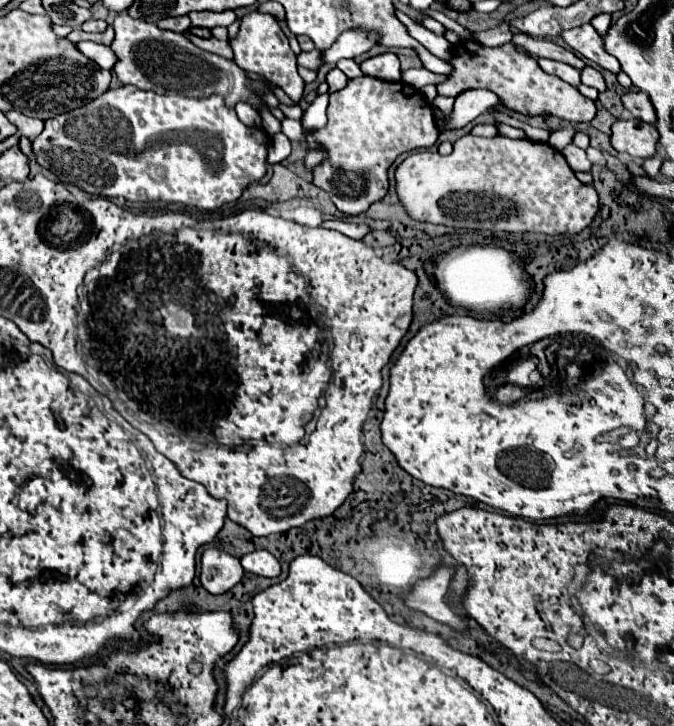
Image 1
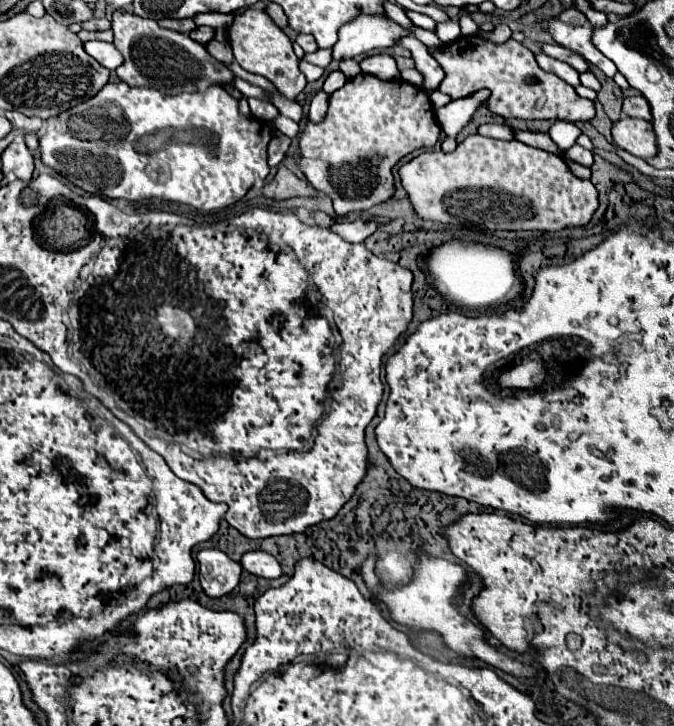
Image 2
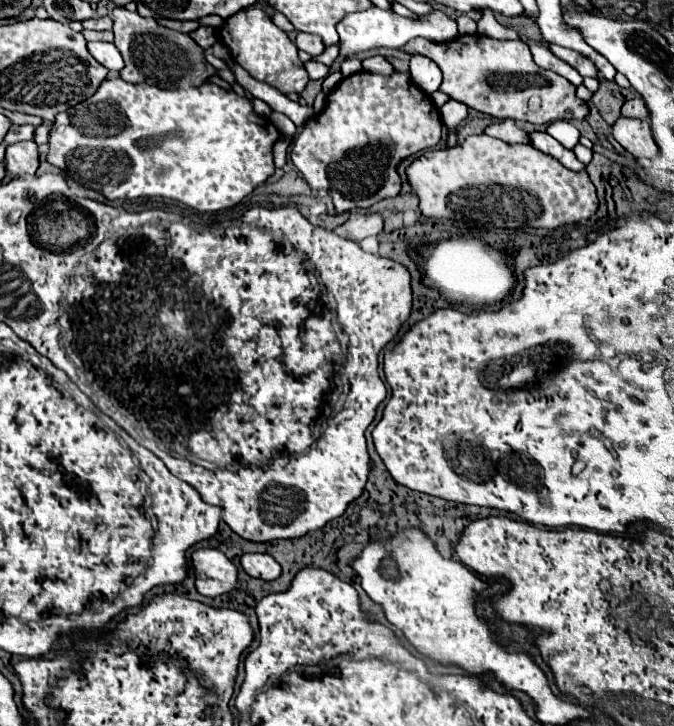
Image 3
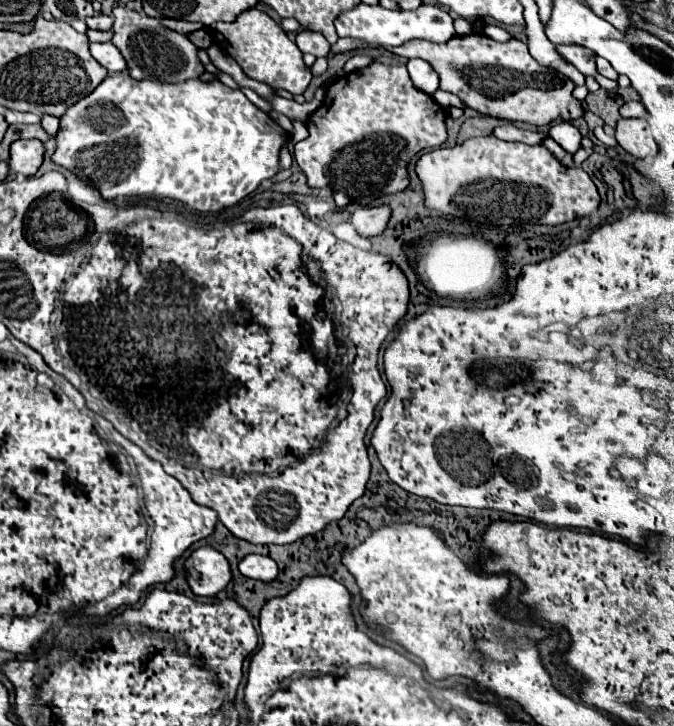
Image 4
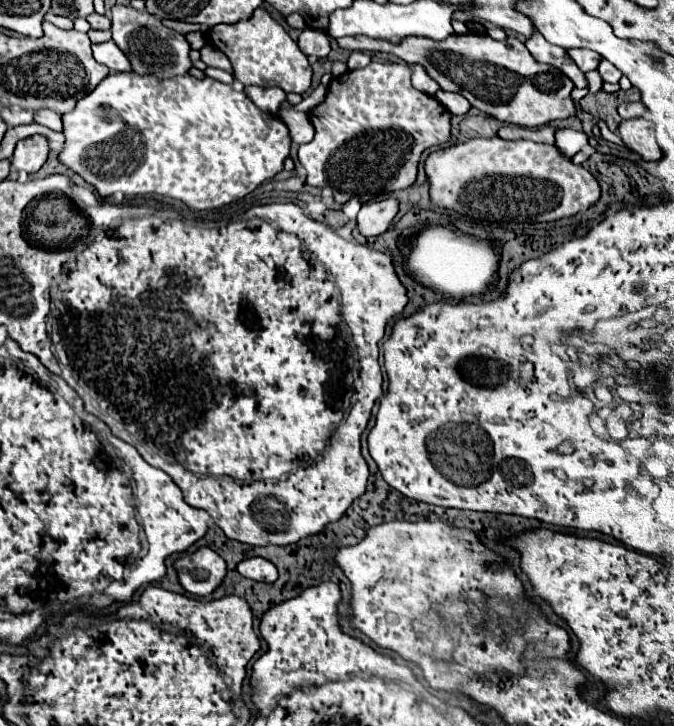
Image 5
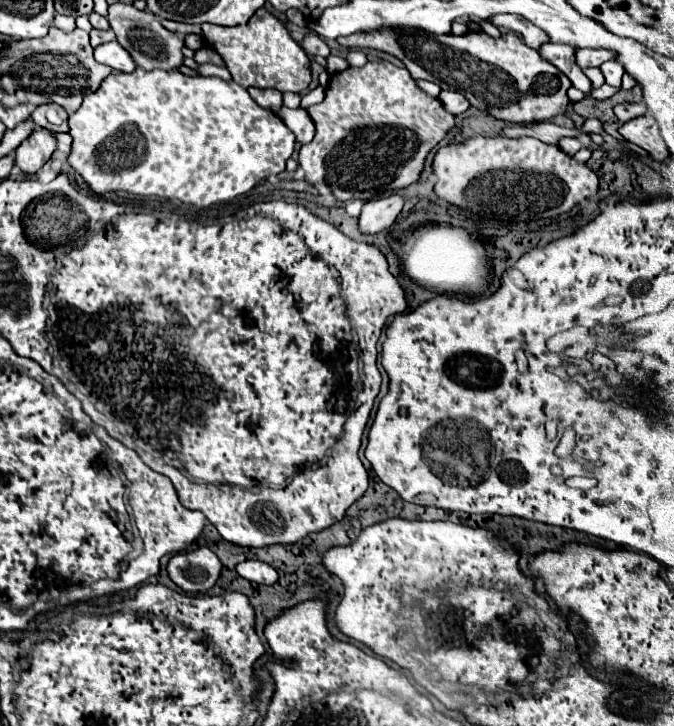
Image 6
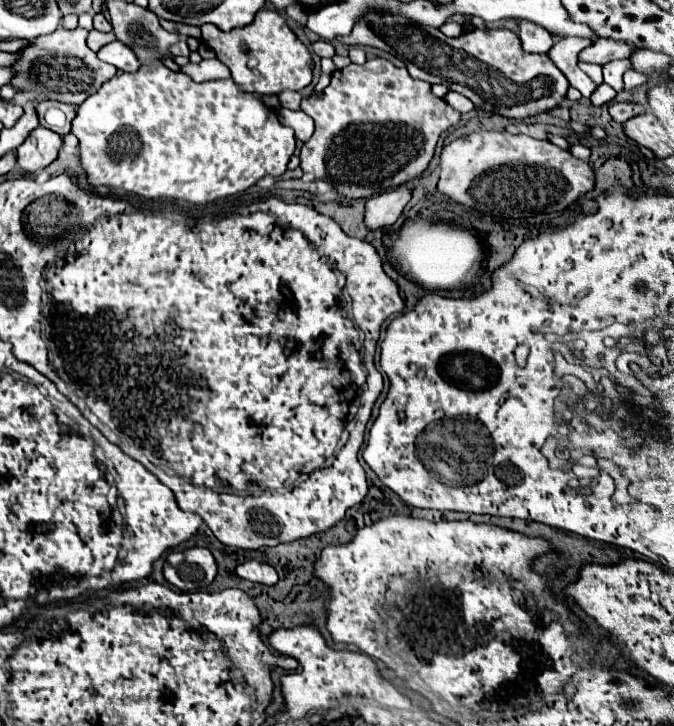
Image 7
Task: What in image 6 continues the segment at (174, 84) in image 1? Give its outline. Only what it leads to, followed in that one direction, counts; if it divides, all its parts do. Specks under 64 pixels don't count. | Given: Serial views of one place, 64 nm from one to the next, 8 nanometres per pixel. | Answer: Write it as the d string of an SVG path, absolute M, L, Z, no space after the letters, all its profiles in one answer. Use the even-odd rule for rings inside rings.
M116 2L110 6L110 14L108 14L108 22L114 28L116 40L120 42L122 48L126 48L132 56L134 62L144 68L144 70L154 70L154 68L162 68L162 70L176 70L182 64L182 46L184 46L184 38L168 32L156 14L152 14L150 10L138 10L132 4L124 4L124 2Z

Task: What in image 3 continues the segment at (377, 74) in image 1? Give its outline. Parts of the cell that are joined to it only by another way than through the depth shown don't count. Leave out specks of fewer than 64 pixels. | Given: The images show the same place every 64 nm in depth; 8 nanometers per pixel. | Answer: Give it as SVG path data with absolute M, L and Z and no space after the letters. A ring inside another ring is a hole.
M382 56L366 58L366 60L362 62L362 66L364 66L364 70L366 70L366 72L374 72L374 74L384 74L384 76L388 76L388 74L392 74L392 72L394 72L394 68L390 66L390 62L388 62L388 60L384 60Z

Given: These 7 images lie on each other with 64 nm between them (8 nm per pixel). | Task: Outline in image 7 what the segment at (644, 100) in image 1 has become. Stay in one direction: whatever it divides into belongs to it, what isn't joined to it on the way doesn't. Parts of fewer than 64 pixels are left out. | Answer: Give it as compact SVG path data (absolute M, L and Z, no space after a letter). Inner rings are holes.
M614 102L610 106L610 116L618 124L626 124L630 118L634 118L638 114L644 114L644 112L646 112L646 108L642 104L620 104L620 102Z

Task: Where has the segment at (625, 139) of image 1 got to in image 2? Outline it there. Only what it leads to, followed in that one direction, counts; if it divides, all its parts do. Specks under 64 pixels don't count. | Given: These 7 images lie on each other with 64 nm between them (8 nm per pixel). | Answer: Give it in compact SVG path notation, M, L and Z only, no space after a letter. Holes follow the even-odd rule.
M620 118L612 126L612 138L614 142L628 150L634 156L640 156L644 160L656 156L656 134L652 130L652 124L638 118Z

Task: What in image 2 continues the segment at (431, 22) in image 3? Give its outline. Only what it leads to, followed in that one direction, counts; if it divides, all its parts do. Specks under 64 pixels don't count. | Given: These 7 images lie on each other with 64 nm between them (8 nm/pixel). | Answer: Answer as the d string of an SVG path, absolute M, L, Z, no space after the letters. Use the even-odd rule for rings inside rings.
M360 14L338 30L334 60L356 58L374 48L396 46L404 36L412 36L412 30L390 20L386 14ZM448 20L448 22L438 22L436 28L434 28L434 34L436 34L444 44L450 44L452 40L460 38L460 26L458 26L458 22L452 22L452 20Z

